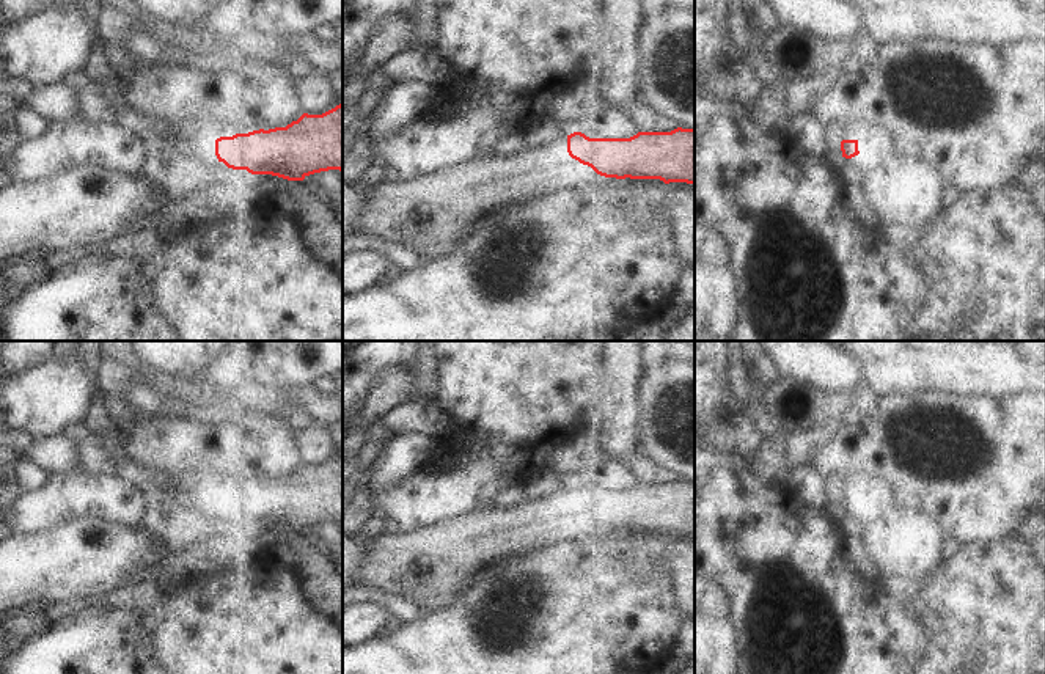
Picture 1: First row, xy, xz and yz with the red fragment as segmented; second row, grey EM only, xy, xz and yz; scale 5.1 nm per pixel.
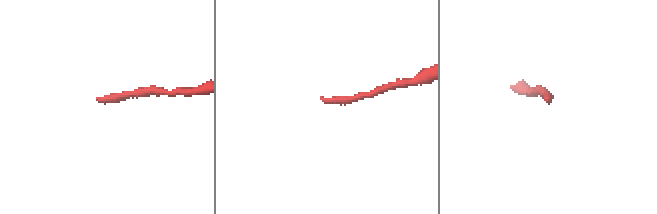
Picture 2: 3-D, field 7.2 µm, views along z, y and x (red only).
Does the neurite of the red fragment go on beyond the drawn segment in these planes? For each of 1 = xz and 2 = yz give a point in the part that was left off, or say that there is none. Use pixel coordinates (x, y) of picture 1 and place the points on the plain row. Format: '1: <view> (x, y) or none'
1: xz (429, 566)
2: yz (882, 495)

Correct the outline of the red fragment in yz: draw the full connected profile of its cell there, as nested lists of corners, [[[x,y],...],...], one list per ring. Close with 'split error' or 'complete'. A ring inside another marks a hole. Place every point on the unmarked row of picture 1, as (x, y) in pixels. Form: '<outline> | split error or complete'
[[[878,489],[872,492],[842,492],[841,503],[842,509],[852,511],[855,507],[864,507],[867,504],[880,504],[893,501],[893,490],[891,489]]] | split error

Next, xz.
[[[695,481],[638,484],[630,490],[589,490],[574,484],[567,487],[566,500],[525,500],[506,509],[489,506],[404,534],[382,533],[368,540],[352,583],[401,595],[421,608],[443,606],[451,603],[486,564],[567,540],[574,533],[572,511],[605,529],[695,536]]] | split error

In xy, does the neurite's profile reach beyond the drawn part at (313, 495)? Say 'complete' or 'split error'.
split error

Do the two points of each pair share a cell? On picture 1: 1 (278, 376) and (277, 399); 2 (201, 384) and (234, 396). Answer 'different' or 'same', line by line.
1: different
2: different

